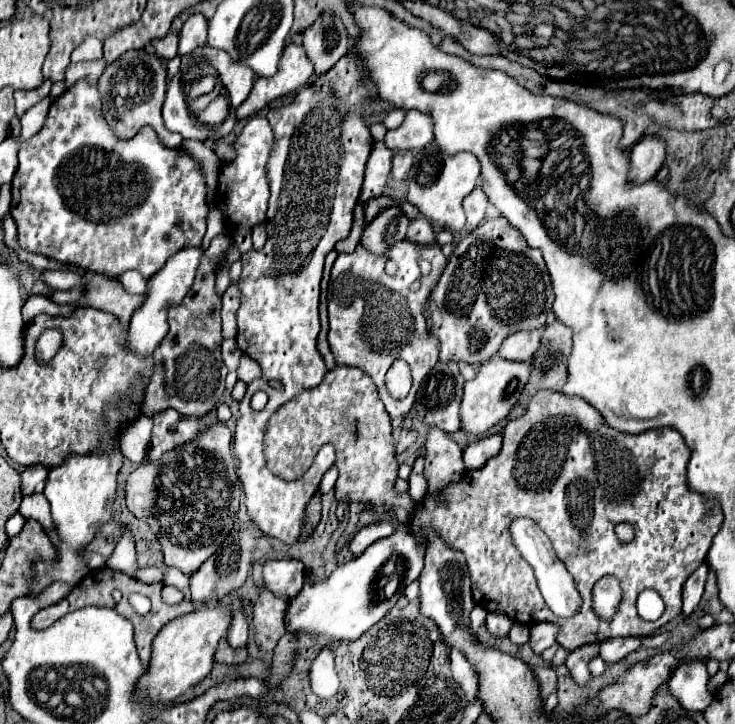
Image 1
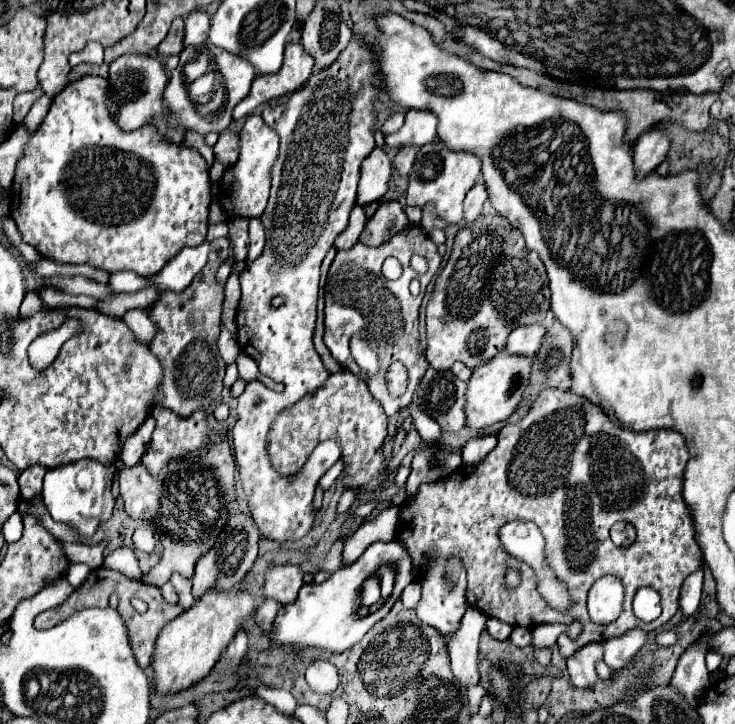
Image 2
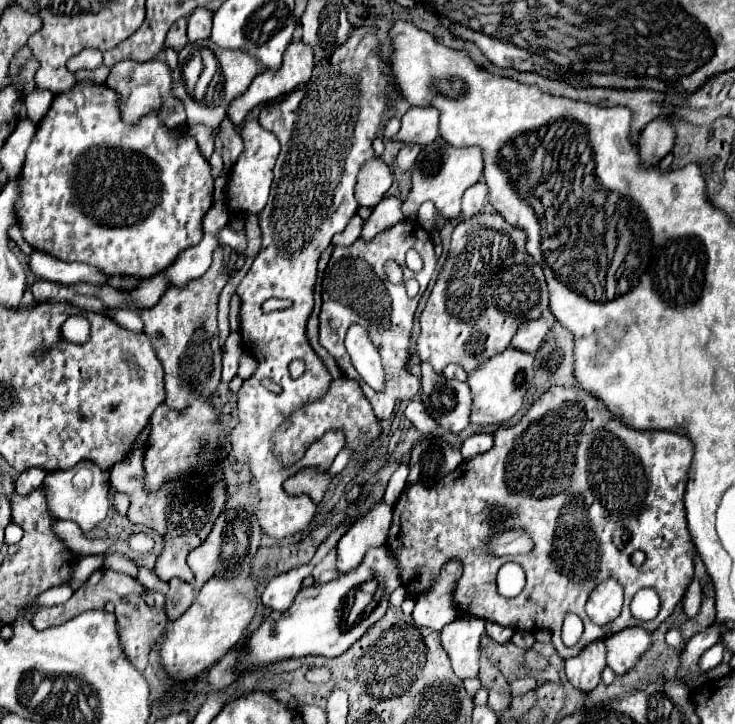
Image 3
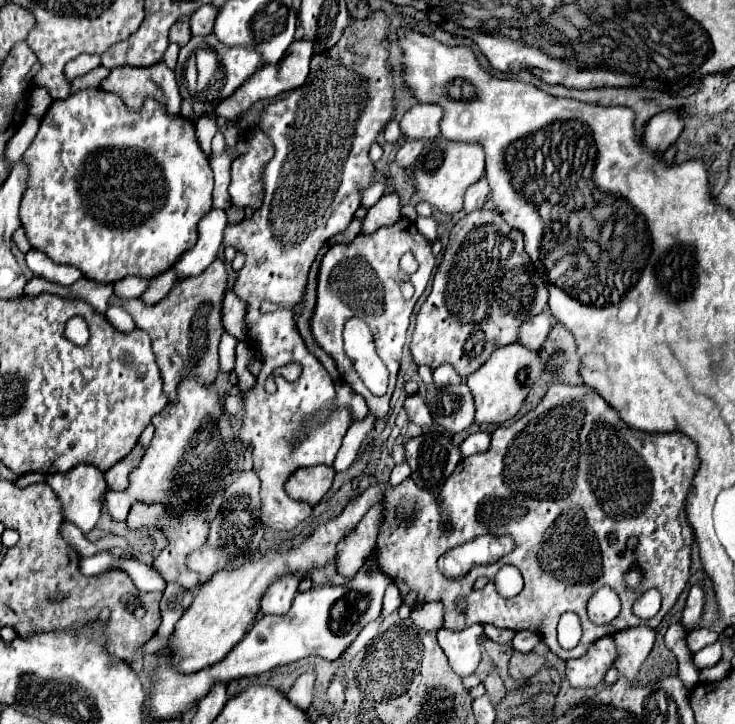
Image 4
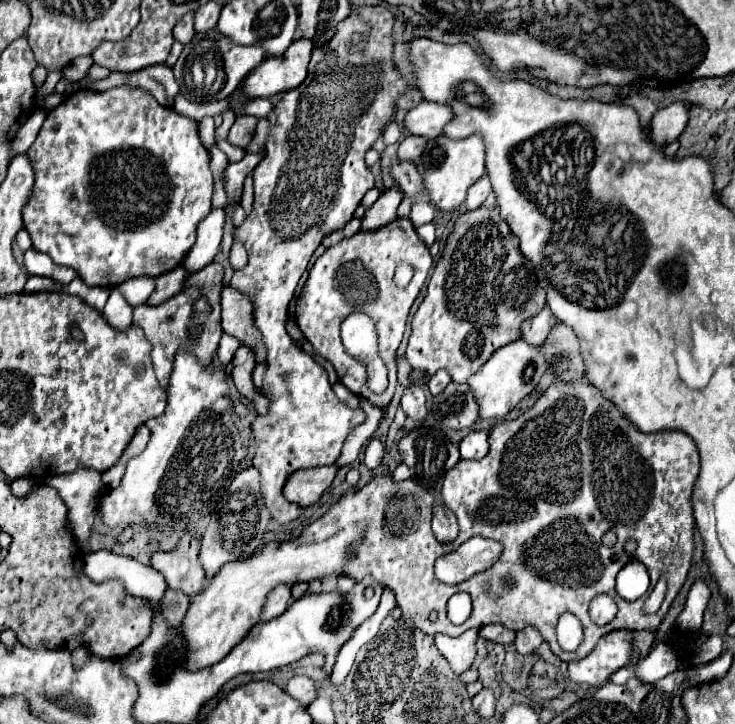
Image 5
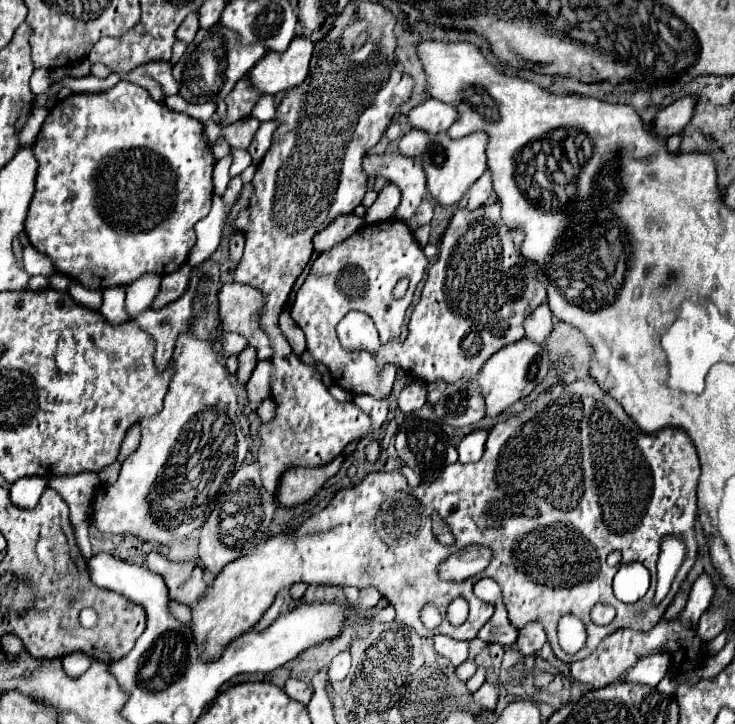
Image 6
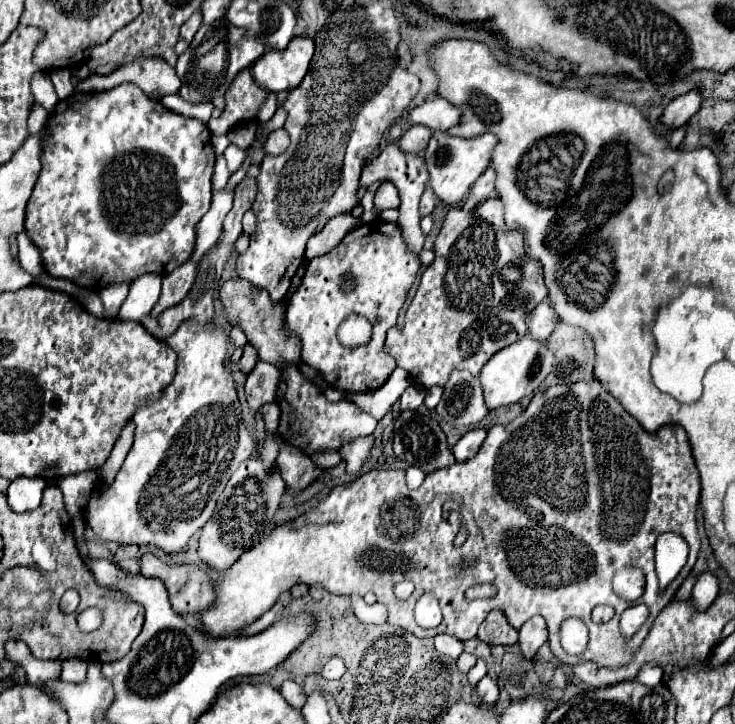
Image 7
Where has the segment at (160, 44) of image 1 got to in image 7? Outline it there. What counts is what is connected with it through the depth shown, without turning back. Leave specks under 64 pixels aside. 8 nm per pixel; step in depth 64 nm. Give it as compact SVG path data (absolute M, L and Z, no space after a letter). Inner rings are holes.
M194 12L194 14L186 20L186 24L180 28L180 36L182 36L186 42L192 42L192 38L194 38L194 34L198 32L200 26L202 26L202 14L200 14L200 12Z

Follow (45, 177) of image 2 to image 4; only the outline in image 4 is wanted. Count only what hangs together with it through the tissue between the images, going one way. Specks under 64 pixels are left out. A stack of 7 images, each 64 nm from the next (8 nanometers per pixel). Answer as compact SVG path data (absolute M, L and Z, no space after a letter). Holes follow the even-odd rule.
M86 88L76 94L70 94L66 100L60 100L48 108L48 112L42 118L36 140L24 152L24 162L30 168L30 184L20 204L20 220L22 220L22 228L26 230L28 242L32 244L32 248L48 254L54 262L76 266L78 270L84 272L88 280L94 280L94 282L114 284L126 276L140 276L140 278L150 280L166 272L180 260L180 256L186 250L190 250L196 244L198 240L196 226L200 218L212 210L212 170L208 164L208 156L204 156L196 140L194 122L182 116L170 116L166 108L152 98L146 98L140 110L128 110L128 106L118 94L104 92L100 88Z

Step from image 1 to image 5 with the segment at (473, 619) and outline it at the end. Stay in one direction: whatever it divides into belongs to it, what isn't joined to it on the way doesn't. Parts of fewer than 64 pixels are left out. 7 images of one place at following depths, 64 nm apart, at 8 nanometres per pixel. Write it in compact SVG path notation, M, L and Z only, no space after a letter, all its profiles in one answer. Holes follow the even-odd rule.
M474 628L472 632L464 632L458 638L452 638L446 634L436 634L434 642L436 642L436 648L440 650L440 654L450 662L452 670L456 674L462 674L474 662L476 638L478 638L478 630Z

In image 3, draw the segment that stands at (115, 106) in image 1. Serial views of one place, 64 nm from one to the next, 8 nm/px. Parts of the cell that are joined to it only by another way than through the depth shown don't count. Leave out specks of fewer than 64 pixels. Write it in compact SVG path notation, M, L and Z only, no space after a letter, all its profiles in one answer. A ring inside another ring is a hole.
M124 60L120 64L114 64L110 70L110 76L106 78L106 86L116 90L122 100L122 112L126 122L136 122L140 116L148 114L150 110L164 112L164 122L168 122L168 128L184 128L186 126L186 112L184 106L174 100L172 94L172 70L162 60L152 60L148 64L136 64L132 60Z

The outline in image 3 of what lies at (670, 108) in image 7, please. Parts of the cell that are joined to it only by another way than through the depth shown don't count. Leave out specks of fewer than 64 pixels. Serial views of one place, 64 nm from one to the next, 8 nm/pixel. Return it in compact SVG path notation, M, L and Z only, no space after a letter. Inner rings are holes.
M656 118L652 120L640 134L638 140L638 150L640 158L646 166L658 164L674 146L674 136L676 128L668 118Z

